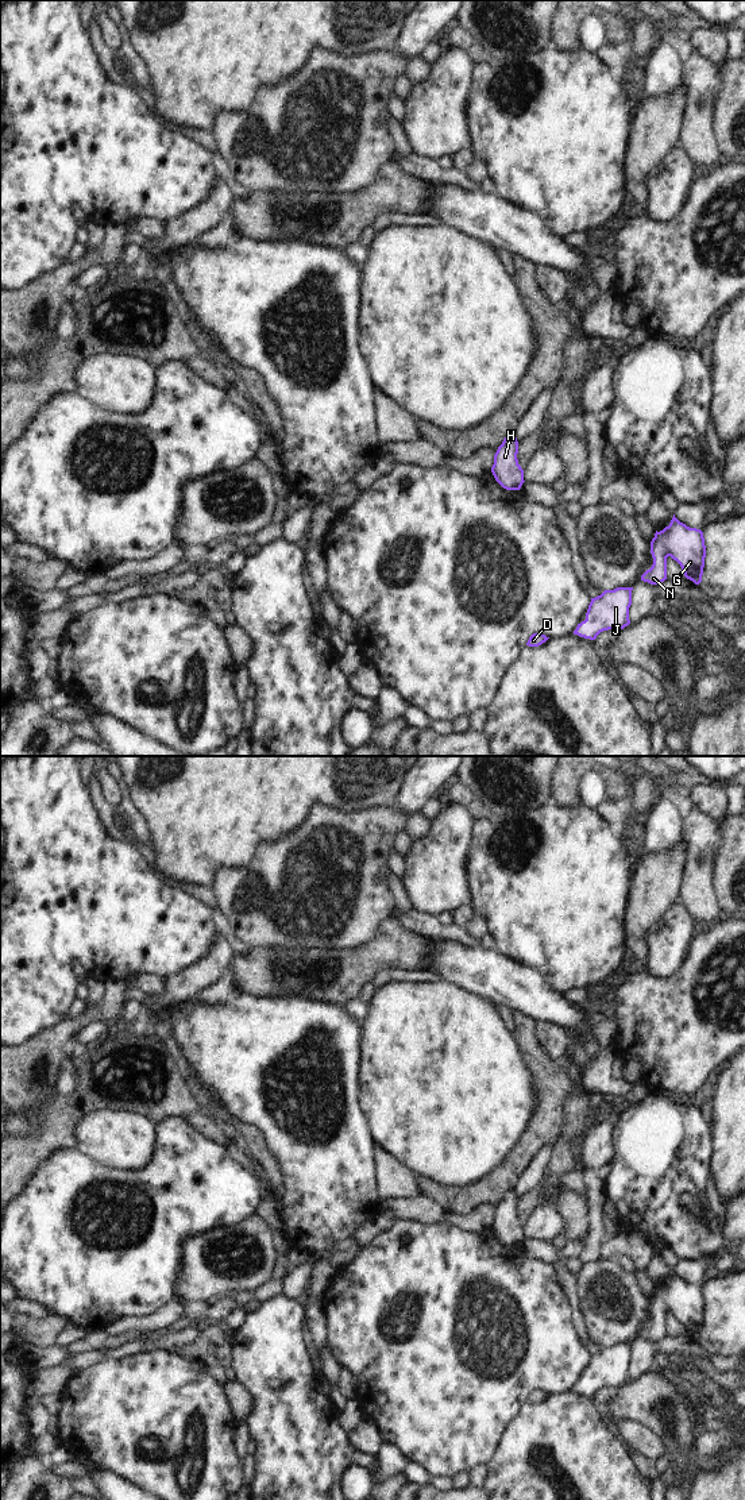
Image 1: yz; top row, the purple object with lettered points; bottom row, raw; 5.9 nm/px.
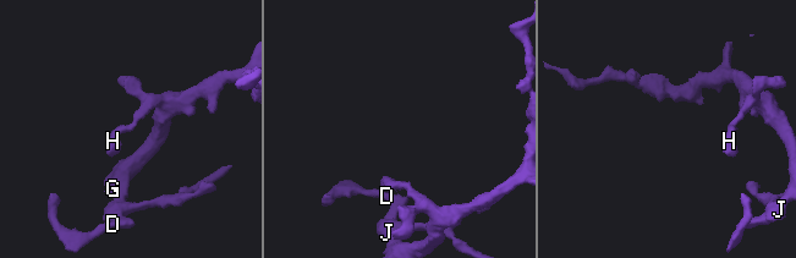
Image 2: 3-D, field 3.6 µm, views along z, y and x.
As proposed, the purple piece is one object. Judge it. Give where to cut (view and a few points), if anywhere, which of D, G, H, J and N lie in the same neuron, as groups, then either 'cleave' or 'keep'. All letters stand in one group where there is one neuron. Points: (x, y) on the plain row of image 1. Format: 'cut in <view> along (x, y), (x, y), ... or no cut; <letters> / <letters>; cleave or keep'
no cut; D G H J N; keep

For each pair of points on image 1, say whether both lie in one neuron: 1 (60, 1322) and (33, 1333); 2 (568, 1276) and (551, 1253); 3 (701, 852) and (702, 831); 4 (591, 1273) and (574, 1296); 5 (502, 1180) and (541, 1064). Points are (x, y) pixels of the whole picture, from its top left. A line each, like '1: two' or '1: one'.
1: one
2: two
3: one
4: two
5: one

